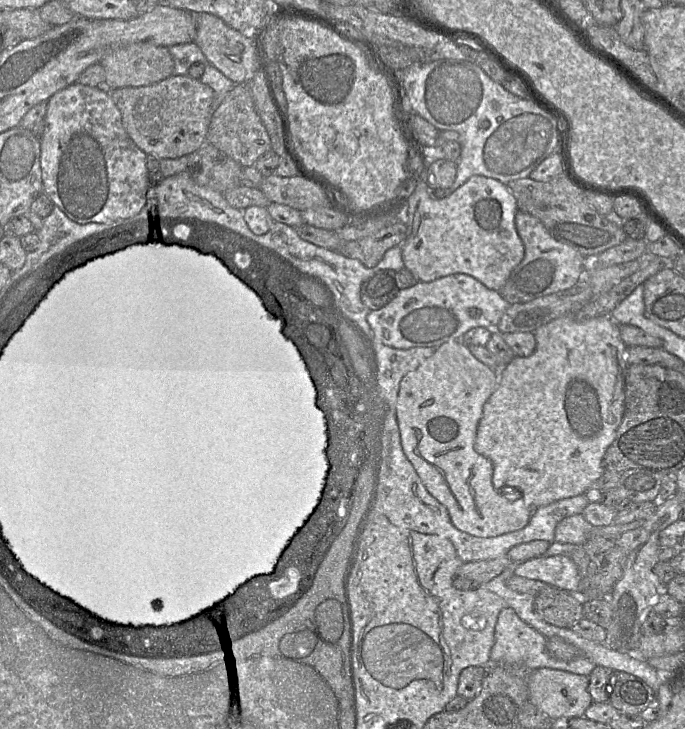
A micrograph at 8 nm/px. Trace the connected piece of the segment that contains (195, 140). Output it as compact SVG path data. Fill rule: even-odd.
M172 75L148 86L111 89L109 94L121 113L127 134L146 155L159 160L176 159L207 143L214 92L199 79Z

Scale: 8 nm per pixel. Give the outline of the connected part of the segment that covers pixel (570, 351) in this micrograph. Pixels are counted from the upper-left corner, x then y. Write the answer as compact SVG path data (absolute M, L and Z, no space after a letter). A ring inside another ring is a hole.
M571 311L542 325L533 333L536 340L534 352L528 357L515 356L509 364L498 371L498 385L483 406L482 416L477 427L474 450L491 460L493 464L493 488L502 497L510 502L523 498L527 506L537 509L561 499L585 494L590 487L597 486L598 479L605 471L605 453L615 439L616 431L625 412L625 373L628 364L625 361L627 347L621 340L619 324L609 315L578 322L575 319L575 312Z

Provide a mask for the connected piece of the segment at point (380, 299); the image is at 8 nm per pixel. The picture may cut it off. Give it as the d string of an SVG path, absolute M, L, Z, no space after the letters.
M381 270L363 282L360 289L361 300L371 311L389 303L400 291L395 280L396 271Z

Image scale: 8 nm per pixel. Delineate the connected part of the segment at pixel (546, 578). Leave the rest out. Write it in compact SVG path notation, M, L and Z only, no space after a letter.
M540 556L525 560L517 565L515 574L581 595L581 577L578 568L567 556Z

